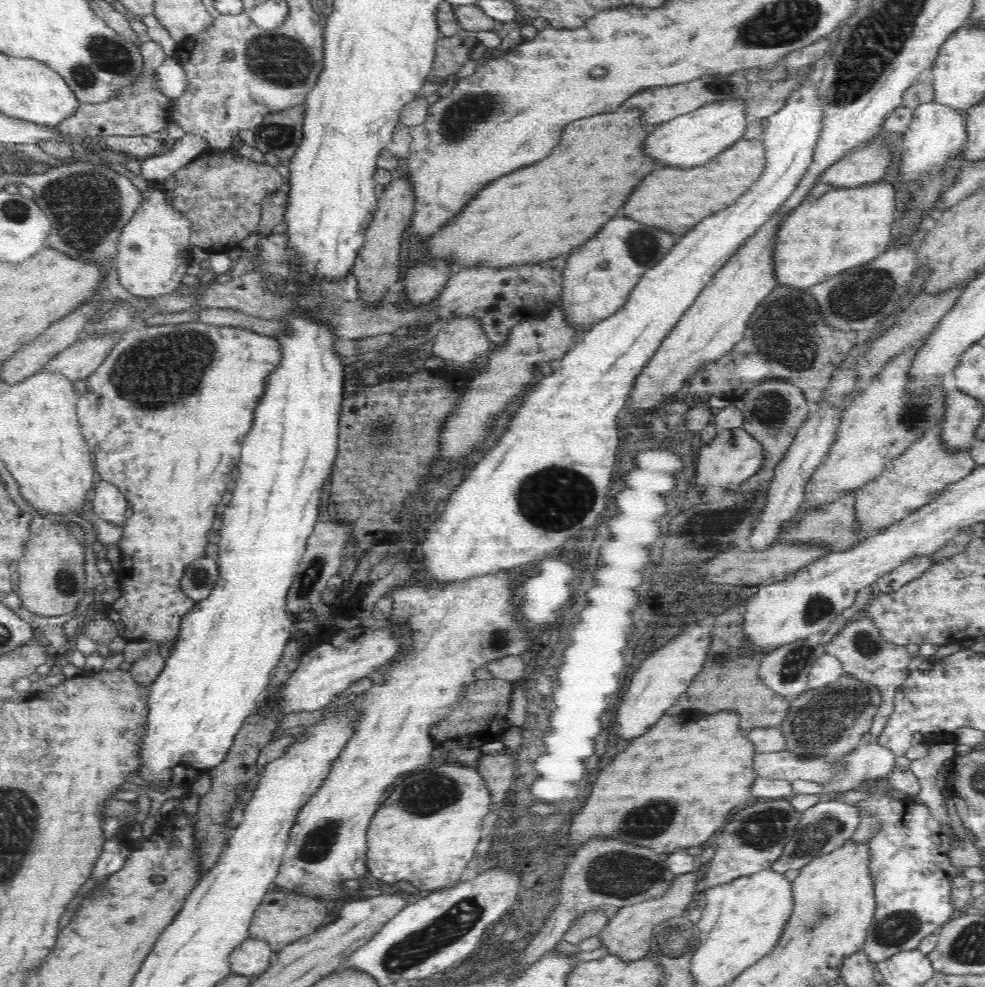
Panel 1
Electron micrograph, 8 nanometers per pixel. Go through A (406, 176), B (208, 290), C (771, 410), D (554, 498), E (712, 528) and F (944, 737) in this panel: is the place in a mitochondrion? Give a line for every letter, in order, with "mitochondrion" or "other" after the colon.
A: other
B: other
C: mitochondrion
D: mitochondrion
E: mitochondrion
F: other

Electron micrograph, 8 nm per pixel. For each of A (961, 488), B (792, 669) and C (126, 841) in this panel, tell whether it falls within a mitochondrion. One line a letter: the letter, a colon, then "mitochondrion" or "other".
A: other
B: mitochondrion
C: other

